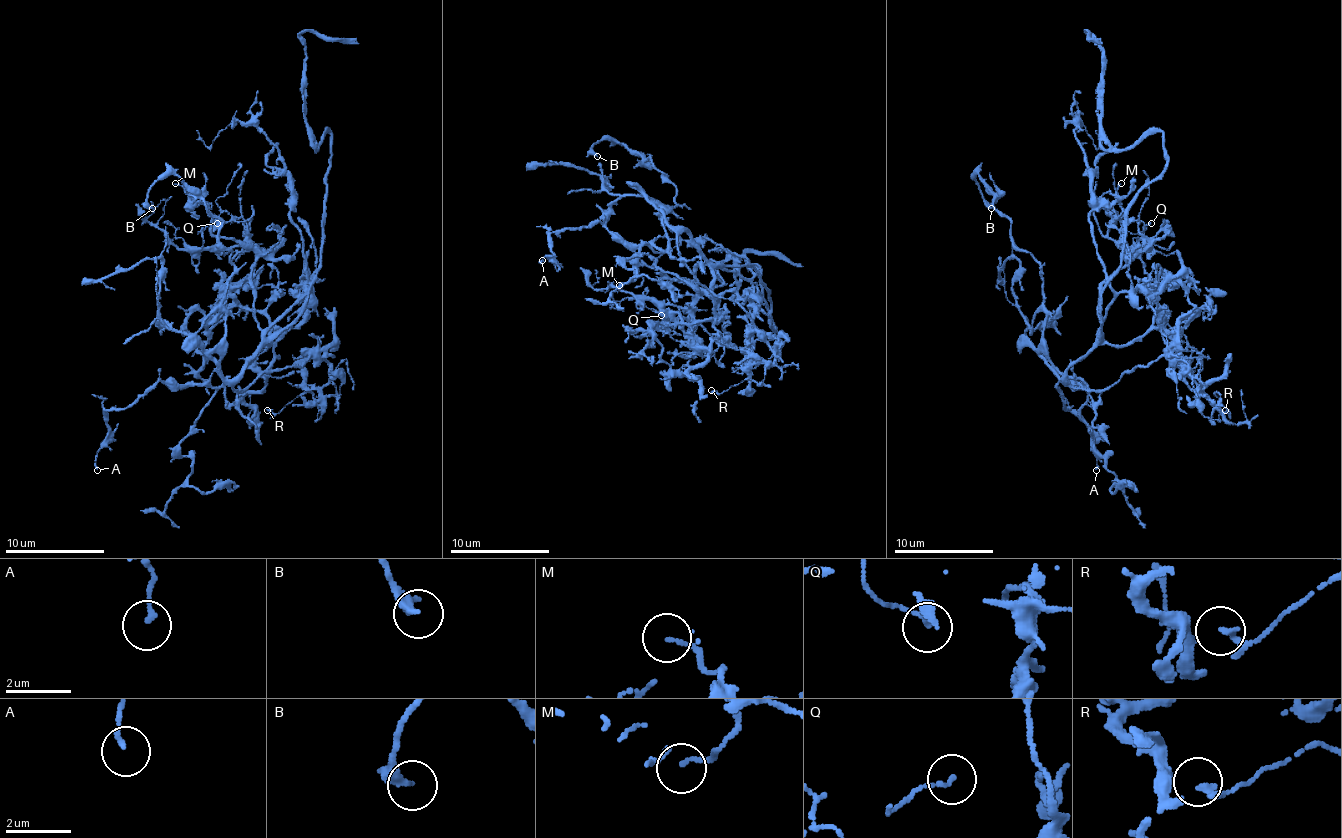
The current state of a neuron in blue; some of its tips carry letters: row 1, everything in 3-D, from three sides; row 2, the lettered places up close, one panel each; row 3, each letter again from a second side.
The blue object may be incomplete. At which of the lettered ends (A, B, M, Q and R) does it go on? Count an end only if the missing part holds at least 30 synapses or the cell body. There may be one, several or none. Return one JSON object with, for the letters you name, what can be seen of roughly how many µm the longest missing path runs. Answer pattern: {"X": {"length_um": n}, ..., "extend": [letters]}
{"extend": []}

